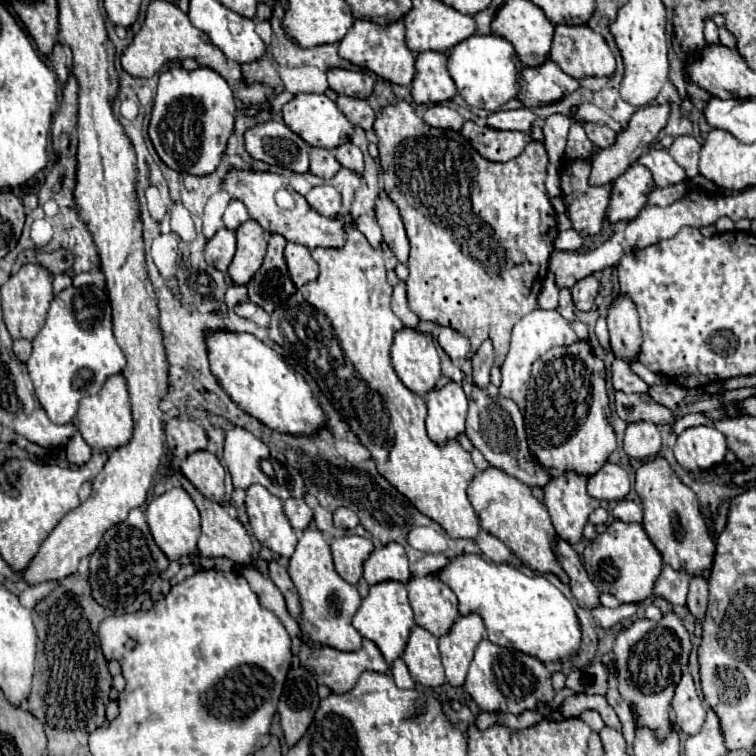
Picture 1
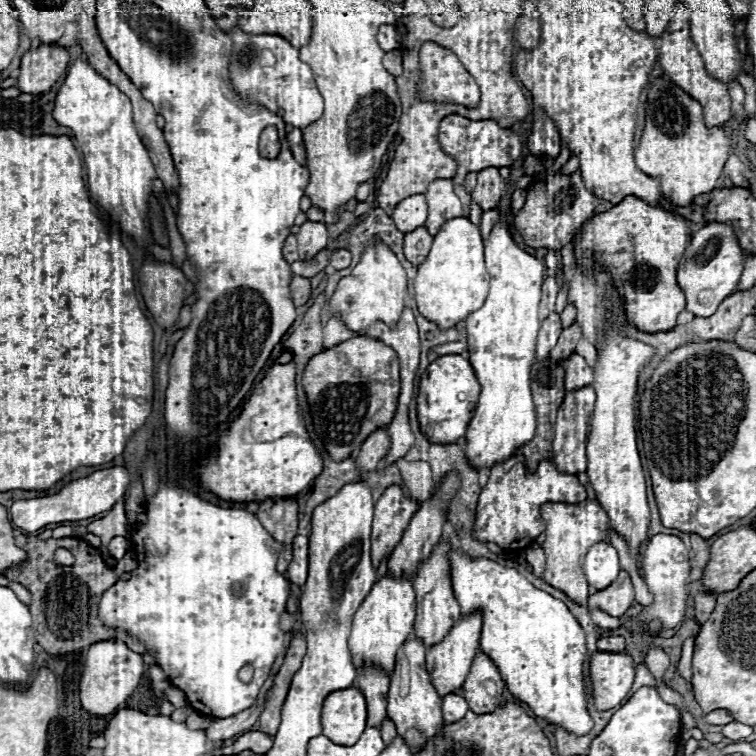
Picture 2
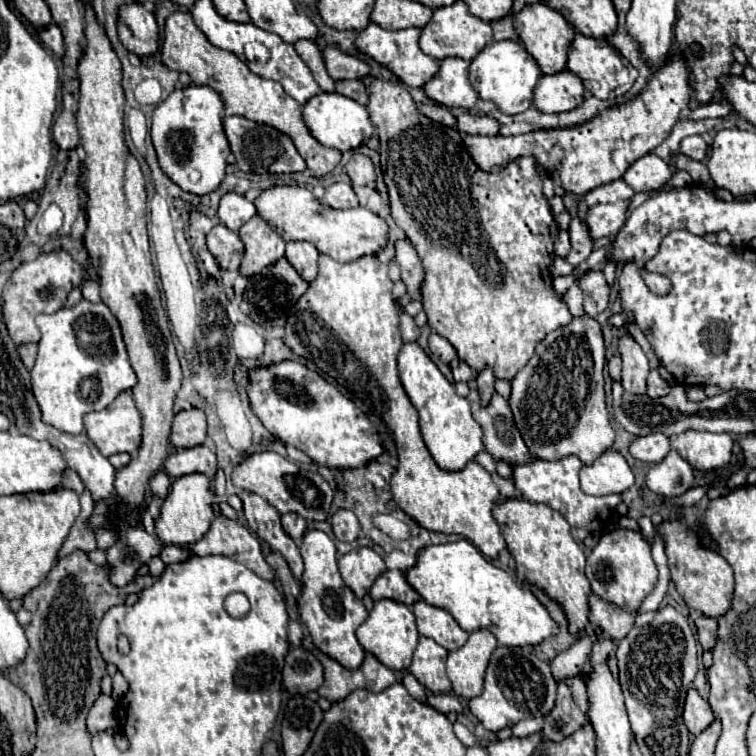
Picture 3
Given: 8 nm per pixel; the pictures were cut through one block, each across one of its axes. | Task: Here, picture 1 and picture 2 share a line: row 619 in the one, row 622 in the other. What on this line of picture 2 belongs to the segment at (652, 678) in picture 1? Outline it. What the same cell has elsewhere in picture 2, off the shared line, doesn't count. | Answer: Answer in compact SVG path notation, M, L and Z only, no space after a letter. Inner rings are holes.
M656 534L650 536L644 558L642 558L642 572L644 572L644 582L654 594L654 604L640 610L634 618L642 626L646 626L652 618L658 618L662 622L662 630L666 628L676 628L686 612L686 602L688 602L688 576L690 576L690 562L688 562L688 550L684 542L678 536L672 534Z

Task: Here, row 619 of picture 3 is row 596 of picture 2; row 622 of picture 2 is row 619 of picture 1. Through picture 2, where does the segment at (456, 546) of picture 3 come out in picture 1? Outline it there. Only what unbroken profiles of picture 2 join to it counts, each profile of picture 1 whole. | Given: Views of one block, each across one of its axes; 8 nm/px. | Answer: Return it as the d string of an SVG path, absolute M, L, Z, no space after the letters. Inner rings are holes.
M464 554L450 560L438 578L452 588L458 598L460 614L476 612L482 616L486 636L498 646L506 646L538 658L540 662L560 662L578 652L582 632L572 602L542 574L526 576L510 564L496 564L478 554Z

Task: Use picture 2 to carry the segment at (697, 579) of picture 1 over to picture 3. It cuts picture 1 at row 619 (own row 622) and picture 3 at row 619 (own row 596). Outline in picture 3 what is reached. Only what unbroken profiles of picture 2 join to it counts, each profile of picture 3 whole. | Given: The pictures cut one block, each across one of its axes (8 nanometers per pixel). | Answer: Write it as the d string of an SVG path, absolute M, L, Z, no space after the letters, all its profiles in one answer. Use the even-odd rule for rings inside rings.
M702 614L694 620L694 624L696 624L696 630L698 630L698 642L702 644L702 648L712 650L714 642L716 642L716 630L718 630L716 618L710 618L710 616Z

